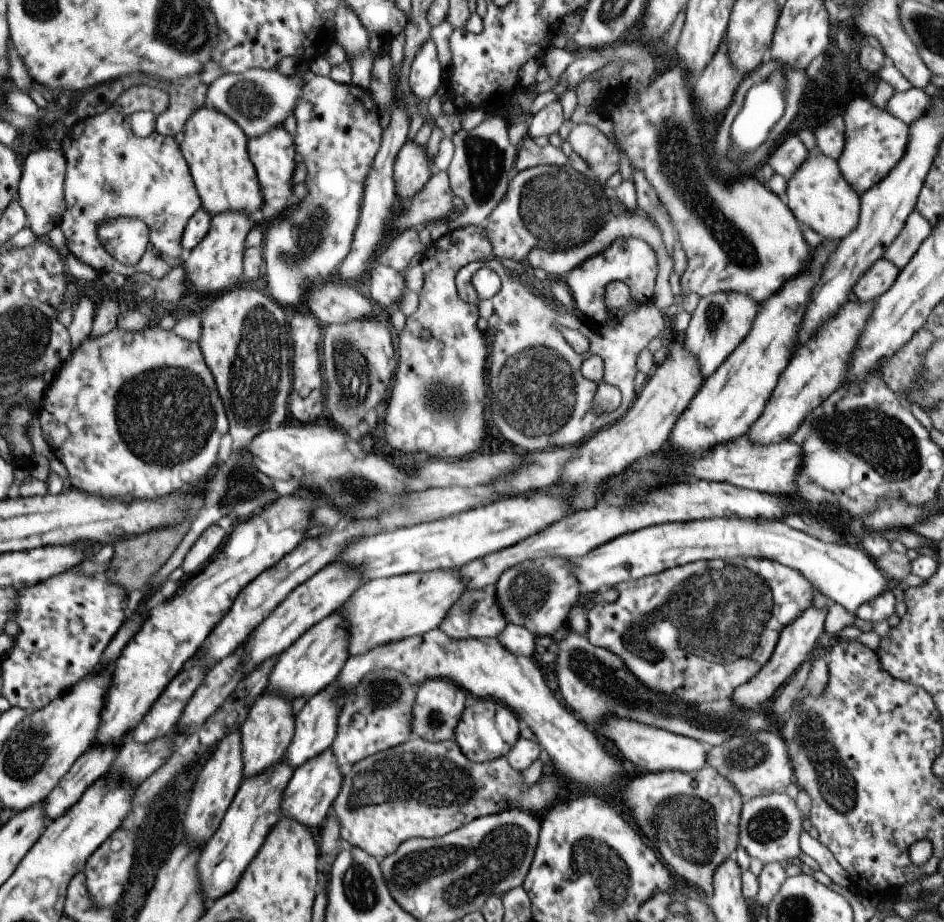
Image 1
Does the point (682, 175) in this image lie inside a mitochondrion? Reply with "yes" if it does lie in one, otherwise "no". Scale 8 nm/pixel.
yes

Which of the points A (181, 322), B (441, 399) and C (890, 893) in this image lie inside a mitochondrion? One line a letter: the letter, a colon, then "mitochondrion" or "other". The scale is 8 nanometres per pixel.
A: other
B: mitochondrion
C: other

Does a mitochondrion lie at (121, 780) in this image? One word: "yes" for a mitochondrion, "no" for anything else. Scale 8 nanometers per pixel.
no

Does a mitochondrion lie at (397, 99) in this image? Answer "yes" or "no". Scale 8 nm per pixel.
no

